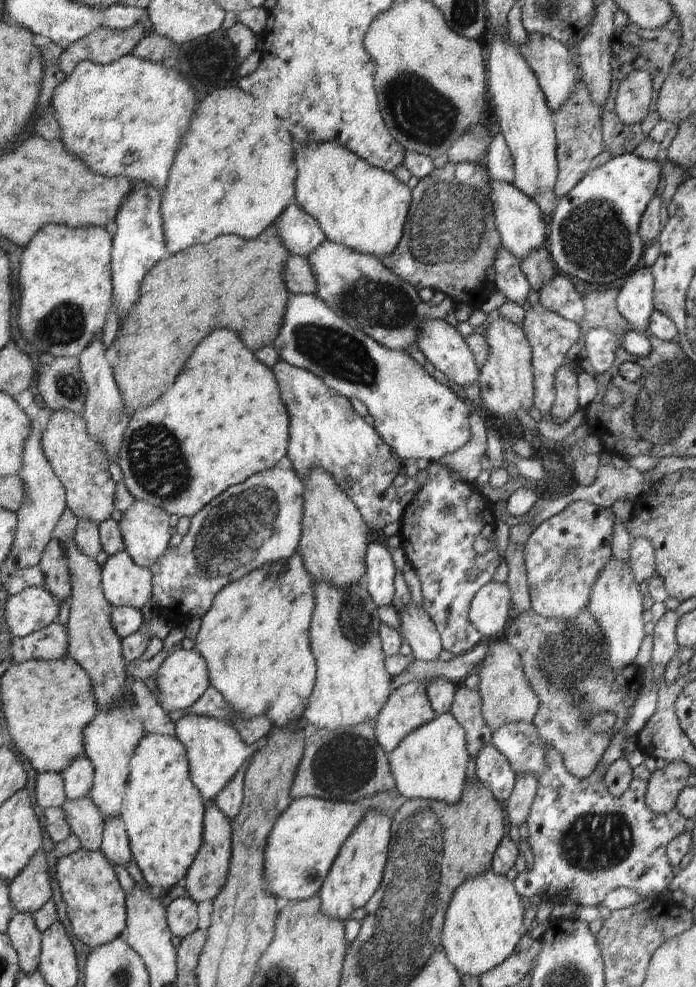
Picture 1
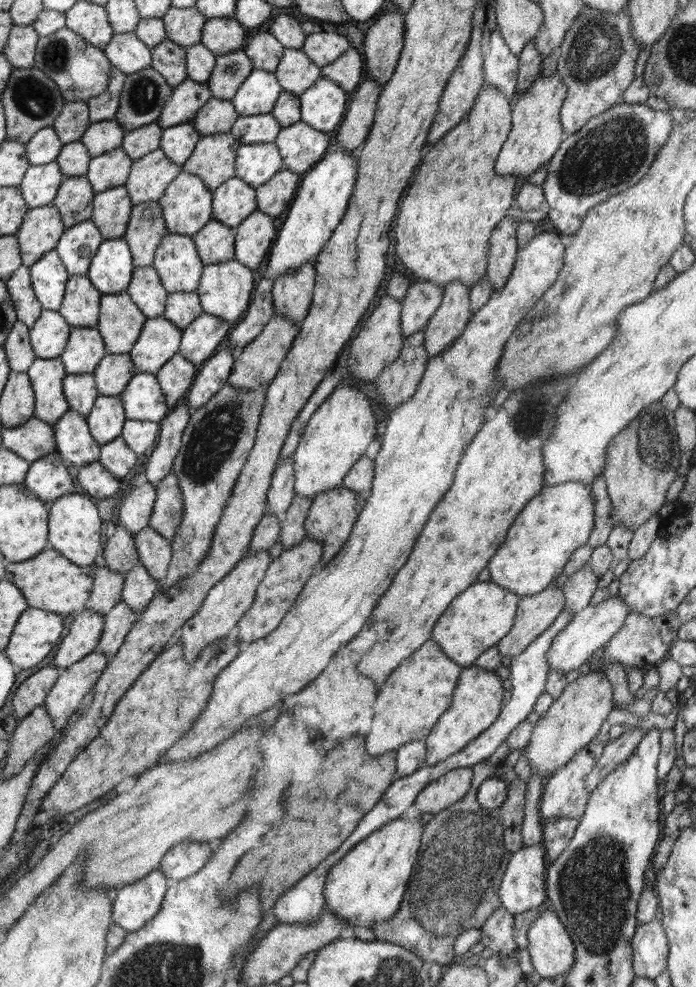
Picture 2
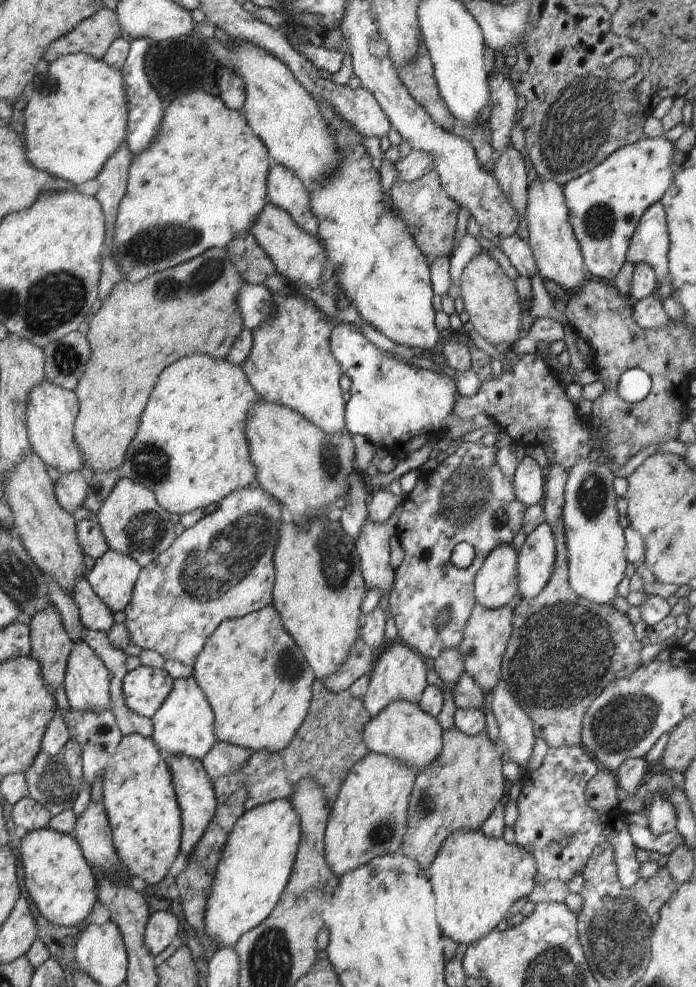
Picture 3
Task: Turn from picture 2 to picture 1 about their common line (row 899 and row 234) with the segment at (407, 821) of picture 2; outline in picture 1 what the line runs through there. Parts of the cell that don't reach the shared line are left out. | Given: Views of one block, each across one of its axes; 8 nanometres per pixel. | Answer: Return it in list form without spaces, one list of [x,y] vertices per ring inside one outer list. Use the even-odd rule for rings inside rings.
[[[314,142],[310,146],[296,144],[296,180],[294,202],[318,222],[327,240],[350,250],[381,257],[390,254],[402,238],[411,205],[411,190],[392,172],[370,166],[338,142]]]

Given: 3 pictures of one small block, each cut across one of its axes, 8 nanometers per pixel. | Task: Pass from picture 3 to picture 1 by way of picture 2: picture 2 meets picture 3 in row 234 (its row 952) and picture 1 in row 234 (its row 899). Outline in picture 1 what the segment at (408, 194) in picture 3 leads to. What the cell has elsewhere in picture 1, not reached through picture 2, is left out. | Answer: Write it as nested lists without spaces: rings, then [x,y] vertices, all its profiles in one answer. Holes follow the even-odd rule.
[[[447,163],[442,168],[434,168],[430,174],[421,178],[411,190],[411,205],[404,224],[398,246],[380,257],[380,262],[392,270],[402,280],[410,283],[419,293],[422,288],[434,292],[444,292],[456,305],[466,304],[474,311],[480,309],[487,298],[486,270],[492,268],[496,250],[501,246],[501,238],[495,224],[494,203],[490,200],[489,172],[480,163]]]

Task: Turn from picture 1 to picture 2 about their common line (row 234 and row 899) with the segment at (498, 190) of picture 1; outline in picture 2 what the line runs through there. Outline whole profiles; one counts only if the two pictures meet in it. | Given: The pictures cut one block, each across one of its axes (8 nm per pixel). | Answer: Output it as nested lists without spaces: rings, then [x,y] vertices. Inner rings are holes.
[[[542,844],[528,846],[525,845],[519,851],[513,852],[508,866],[502,875],[502,880],[499,886],[499,899],[504,908],[511,912],[513,916],[540,906],[547,906],[546,896],[546,856],[545,849]]]

